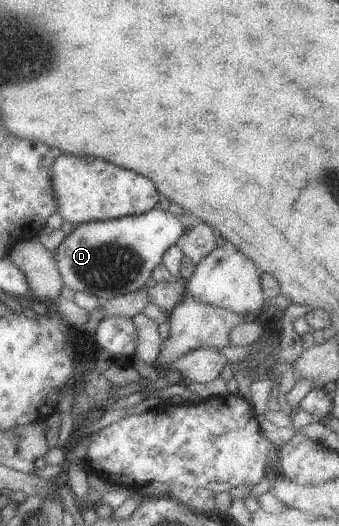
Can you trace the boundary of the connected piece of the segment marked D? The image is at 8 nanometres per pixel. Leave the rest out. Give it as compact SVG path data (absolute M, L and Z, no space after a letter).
M154 209L146 214L114 220L98 220L75 226L73 232L55 250L64 282L75 292L94 294L105 303L108 299L126 296L146 287L156 268L164 263L168 250L189 232L170 211Z

